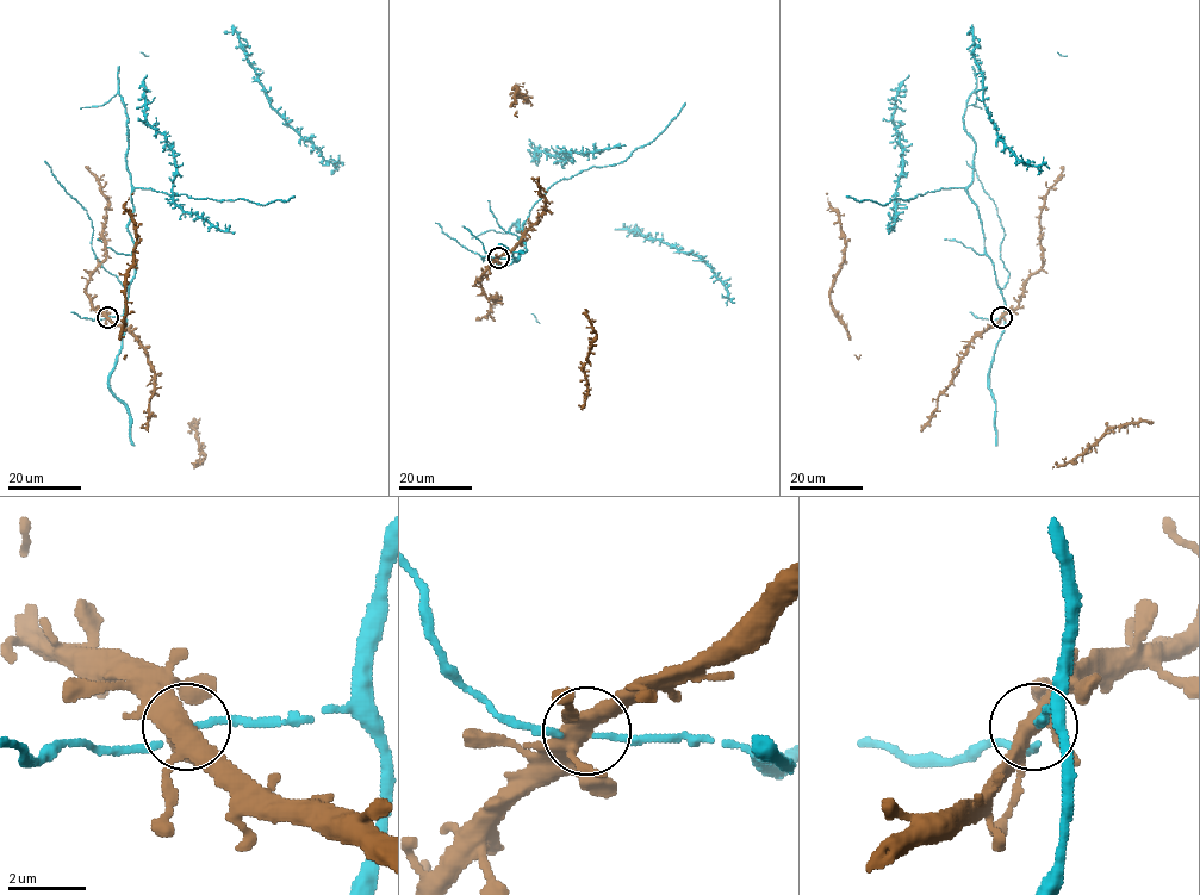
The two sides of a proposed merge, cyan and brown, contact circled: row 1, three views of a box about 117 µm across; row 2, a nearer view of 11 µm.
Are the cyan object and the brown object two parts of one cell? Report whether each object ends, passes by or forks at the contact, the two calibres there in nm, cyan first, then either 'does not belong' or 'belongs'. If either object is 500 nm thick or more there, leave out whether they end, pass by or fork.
cyan passes by; brown forks; calibres 110 and 420 nm; does not belong

